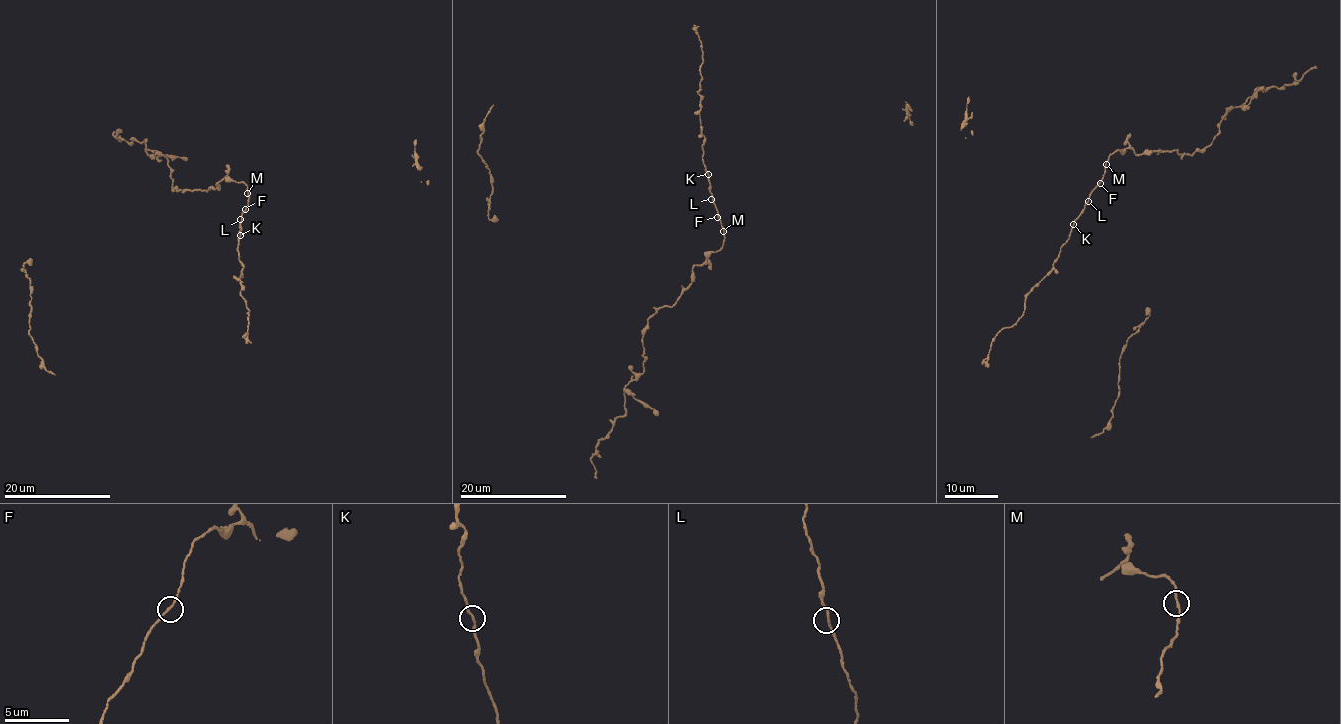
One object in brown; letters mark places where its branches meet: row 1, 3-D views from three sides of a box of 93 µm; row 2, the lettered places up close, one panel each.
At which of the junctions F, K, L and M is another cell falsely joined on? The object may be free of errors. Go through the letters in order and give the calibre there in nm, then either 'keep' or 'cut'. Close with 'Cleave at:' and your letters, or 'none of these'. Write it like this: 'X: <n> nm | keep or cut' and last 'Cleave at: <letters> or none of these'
F: 150 nm | keep
K: 140 nm | keep
L: 140 nm | keep
M: 140 nm | keep
Cleave at: none of these

